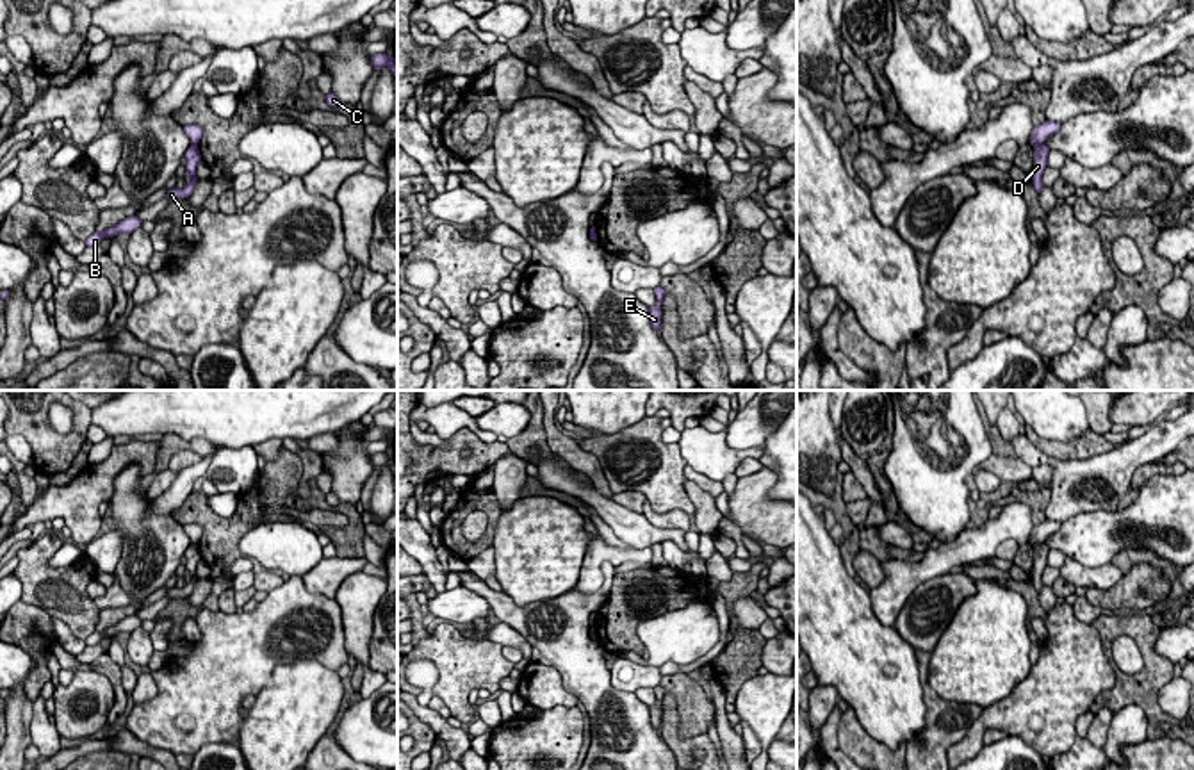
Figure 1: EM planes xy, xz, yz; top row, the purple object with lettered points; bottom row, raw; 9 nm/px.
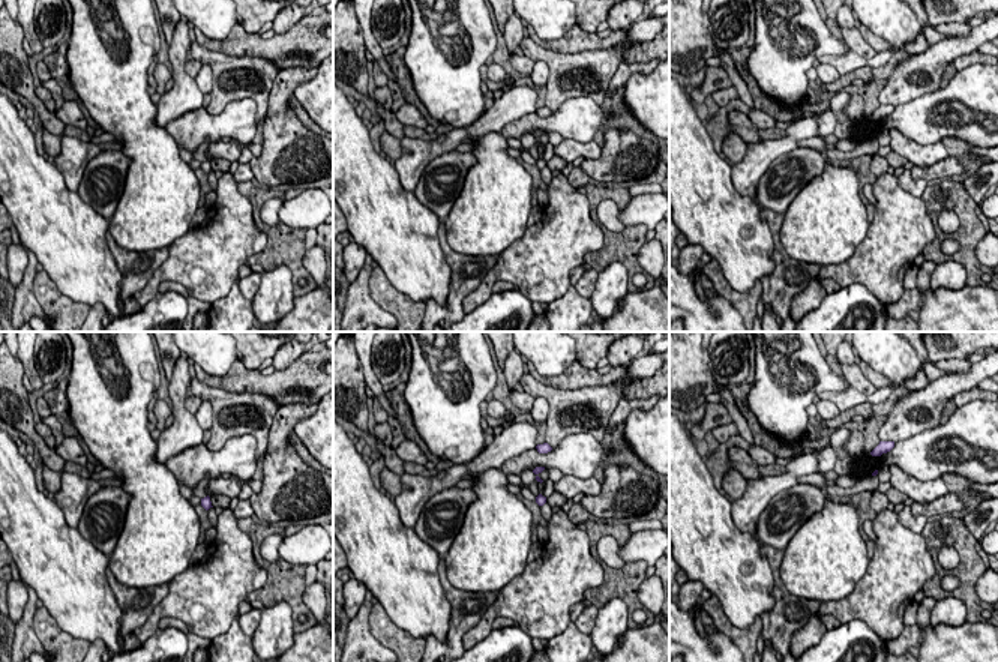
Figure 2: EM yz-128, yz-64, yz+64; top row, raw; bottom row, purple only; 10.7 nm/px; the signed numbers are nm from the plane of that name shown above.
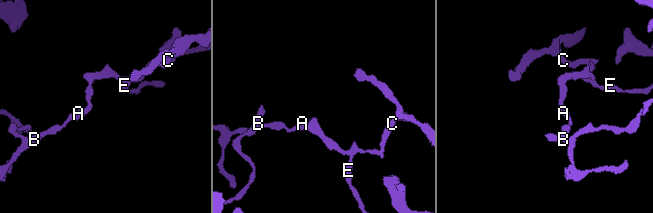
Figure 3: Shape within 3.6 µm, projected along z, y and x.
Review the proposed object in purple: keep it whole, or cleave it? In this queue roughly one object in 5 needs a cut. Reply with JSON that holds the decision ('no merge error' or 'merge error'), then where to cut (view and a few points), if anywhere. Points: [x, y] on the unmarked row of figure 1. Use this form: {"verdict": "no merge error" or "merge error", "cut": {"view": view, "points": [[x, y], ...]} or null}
{"verdict": "merge error", "cut": {"view": "yz", "points": [[1043, 542], [1034, 546]]}}

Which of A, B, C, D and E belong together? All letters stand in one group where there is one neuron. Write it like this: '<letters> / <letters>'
A B D / C E

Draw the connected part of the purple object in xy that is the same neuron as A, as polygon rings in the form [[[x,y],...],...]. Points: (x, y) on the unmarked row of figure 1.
[[[191,544],[184,556],[187,558],[185,569],[189,579],[184,588],[173,586],[168,590],[164,597],[168,597],[169,601],[189,597],[194,590],[194,585],[198,583],[196,567],[201,561],[198,544]]]

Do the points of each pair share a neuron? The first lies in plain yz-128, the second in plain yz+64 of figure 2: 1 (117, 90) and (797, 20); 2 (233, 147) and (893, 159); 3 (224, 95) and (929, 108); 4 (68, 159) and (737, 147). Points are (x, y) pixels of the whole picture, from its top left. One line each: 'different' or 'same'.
1: same
2: different
3: different
4: different

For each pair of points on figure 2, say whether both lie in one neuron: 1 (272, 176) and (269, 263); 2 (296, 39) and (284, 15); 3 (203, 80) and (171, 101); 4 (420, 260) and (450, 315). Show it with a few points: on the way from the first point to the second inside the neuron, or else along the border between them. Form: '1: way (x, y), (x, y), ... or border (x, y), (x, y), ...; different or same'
1: border (260, 185), (272, 188); different
2: border (303, 17), (285, 32), (275, 33); different
3: border (194, 78), (203, 95); different
4: border (450, 269), (447, 300), (425, 302); different

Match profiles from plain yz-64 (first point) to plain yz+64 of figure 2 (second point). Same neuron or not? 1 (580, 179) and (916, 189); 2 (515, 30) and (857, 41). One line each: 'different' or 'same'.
1: same
2: different

